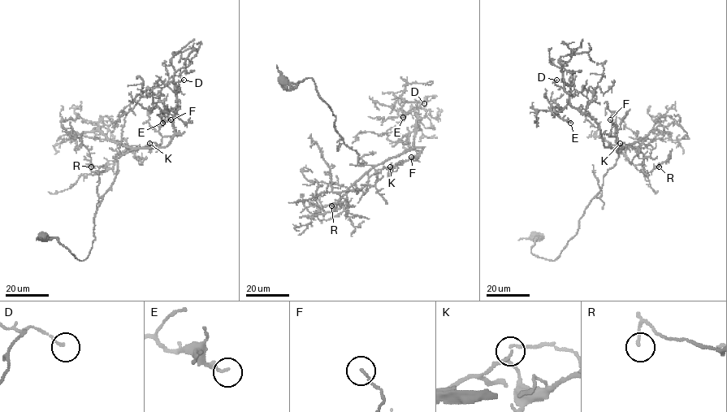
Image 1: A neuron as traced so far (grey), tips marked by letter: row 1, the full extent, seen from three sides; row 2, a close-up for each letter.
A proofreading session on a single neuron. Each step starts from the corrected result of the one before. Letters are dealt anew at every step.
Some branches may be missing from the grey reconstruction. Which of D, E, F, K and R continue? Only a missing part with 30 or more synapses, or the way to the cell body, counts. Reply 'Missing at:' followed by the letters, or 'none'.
Missing at: none

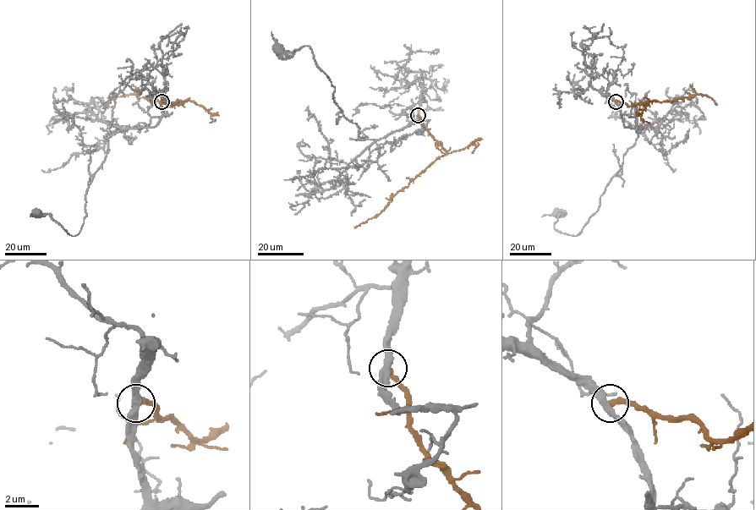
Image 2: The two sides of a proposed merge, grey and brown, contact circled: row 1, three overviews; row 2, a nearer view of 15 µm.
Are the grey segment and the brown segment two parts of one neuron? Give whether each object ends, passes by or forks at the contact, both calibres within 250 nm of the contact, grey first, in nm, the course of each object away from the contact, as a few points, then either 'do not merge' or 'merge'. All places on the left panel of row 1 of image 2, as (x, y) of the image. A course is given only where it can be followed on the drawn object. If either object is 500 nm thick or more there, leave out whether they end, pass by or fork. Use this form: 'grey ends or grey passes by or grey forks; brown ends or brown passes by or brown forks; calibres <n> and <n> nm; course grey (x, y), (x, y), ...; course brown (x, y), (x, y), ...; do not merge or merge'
grey passes by; brown ends; calibres 400 and 360 nm; course grey (161, 101), (154, 126), (107, 138), (76, 235), (37, 211); course brown (161, 101), (169, 106), (188, 101), (162, 101), (138, 98), (129, 94), (115, 97), (104, 105); do not merge

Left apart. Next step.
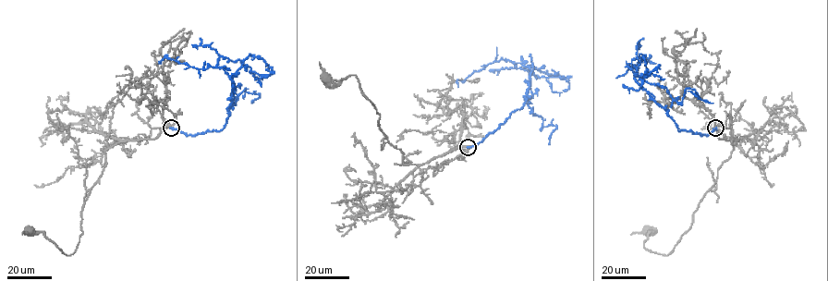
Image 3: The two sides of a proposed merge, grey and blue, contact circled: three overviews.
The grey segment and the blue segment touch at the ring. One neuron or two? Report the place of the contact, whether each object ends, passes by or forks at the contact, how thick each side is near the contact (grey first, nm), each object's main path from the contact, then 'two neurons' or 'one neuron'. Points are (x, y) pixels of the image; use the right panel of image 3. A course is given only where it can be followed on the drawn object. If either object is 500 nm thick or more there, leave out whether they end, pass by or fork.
at (715, 128); grey passes by; blue ends there; 300 nm thick on the grey side, 360 nm on the other; grey runs (715, 128), (719, 139), (734, 141), (733, 150), (689, 228), (663, 255), (644, 247), (647, 229); blue runs (715, 128), (701, 135), (679, 131), (635, 77), (665, 87), (676, 102), (687, 88), (712, 103); one neuron

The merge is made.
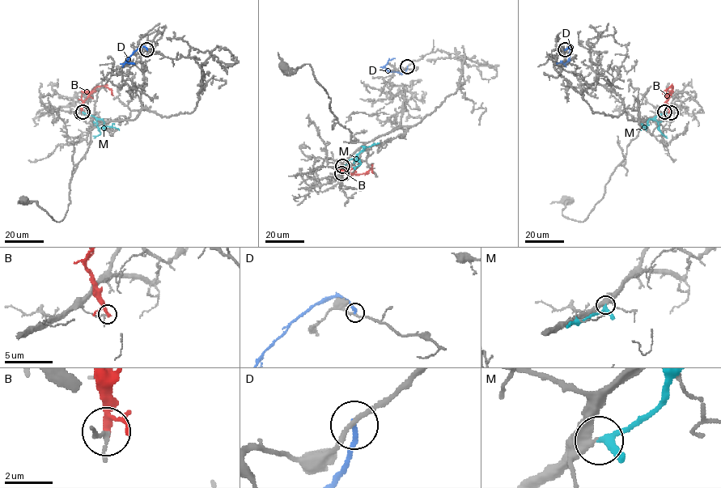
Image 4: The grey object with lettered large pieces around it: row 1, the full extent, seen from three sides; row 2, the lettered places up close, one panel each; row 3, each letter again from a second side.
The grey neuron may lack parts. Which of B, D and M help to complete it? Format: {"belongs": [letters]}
{"belongs": []}

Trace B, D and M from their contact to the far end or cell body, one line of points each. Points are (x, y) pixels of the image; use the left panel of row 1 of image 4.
B: (81, 112), (83, 102), (96, 86), (105, 86), (113, 95)
D: (146, 49), (141, 46), (124, 64), (134, 63)
M: (82, 112), (101, 119), (104, 126), (119, 129)

